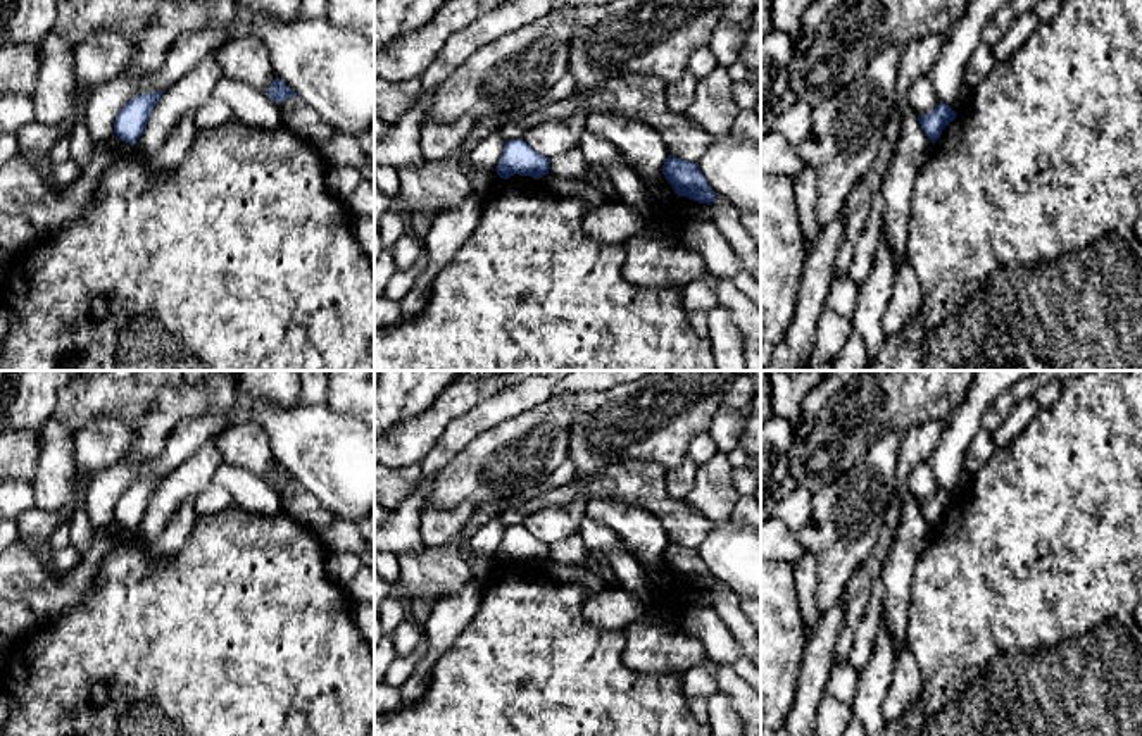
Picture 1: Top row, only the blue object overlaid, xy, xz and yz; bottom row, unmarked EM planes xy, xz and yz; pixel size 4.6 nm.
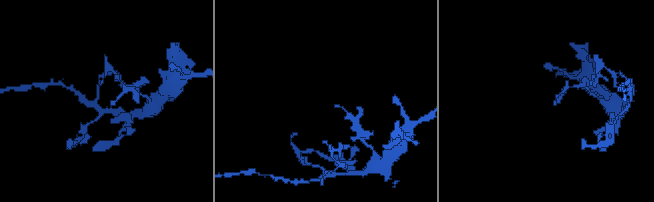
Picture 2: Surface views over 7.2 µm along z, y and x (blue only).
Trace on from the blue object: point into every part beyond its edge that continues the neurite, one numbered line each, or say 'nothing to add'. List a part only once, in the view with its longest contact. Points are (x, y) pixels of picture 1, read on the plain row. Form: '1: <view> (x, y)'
nothing to add

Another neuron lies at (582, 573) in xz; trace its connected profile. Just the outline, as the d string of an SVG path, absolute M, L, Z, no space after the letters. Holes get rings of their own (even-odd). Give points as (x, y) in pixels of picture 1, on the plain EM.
M545 560L540 567L555 579L576 581L588 588L590 593L604 589L600 579L592 572L590 564L568 565L554 560Z

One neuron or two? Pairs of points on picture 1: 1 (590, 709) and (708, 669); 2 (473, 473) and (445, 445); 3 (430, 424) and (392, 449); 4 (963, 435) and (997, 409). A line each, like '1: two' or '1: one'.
1: two
2: two
3: one
4: two

